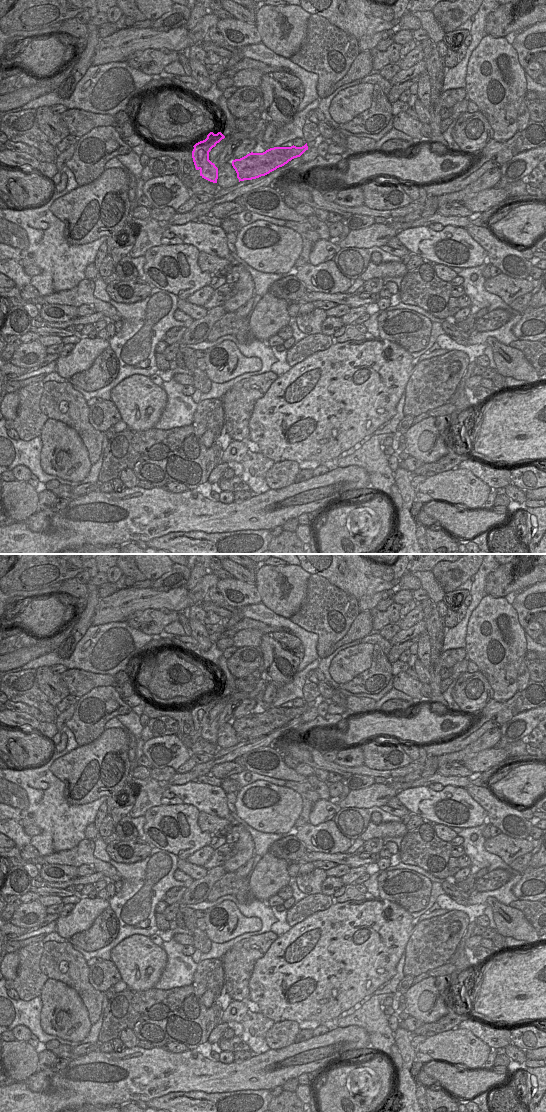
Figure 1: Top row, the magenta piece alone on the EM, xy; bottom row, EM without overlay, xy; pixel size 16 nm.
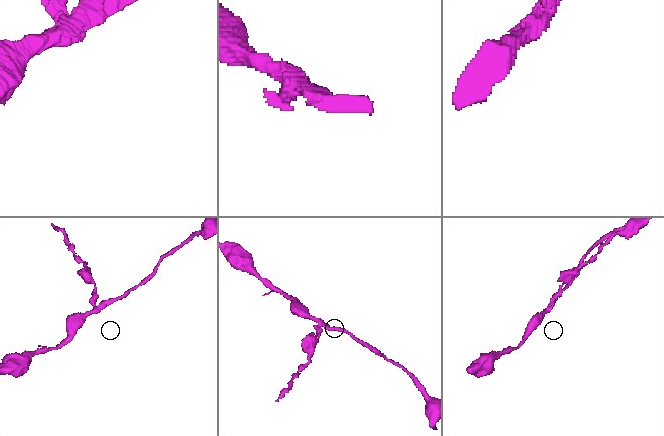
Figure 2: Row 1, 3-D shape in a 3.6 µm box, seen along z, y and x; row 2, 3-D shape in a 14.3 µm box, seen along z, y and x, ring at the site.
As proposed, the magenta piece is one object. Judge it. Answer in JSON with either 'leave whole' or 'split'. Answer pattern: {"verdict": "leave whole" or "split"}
{"verdict": "split"}

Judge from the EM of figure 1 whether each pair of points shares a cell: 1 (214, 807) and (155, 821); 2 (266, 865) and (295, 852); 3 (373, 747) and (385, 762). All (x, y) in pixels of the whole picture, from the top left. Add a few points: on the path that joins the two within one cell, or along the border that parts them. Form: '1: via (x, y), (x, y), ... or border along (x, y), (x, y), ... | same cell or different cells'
1: border along (183, 802), (194, 805), (200, 811) | different cells
2: border along (268, 851), (274, 856), (286, 859), (289, 862) | different cells
3: via (374, 751), (381, 758) | same cell

